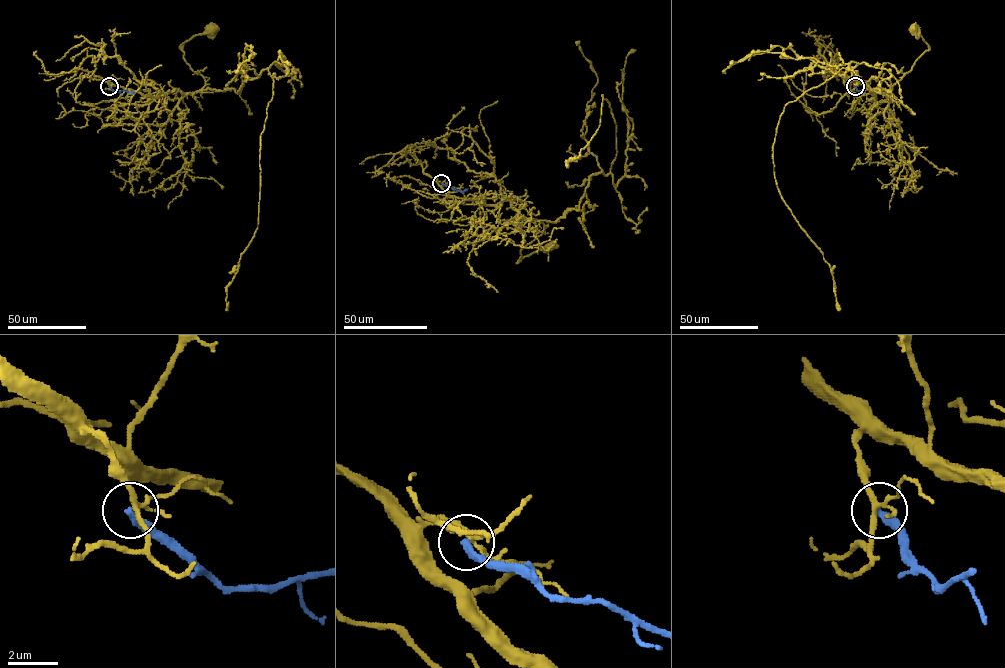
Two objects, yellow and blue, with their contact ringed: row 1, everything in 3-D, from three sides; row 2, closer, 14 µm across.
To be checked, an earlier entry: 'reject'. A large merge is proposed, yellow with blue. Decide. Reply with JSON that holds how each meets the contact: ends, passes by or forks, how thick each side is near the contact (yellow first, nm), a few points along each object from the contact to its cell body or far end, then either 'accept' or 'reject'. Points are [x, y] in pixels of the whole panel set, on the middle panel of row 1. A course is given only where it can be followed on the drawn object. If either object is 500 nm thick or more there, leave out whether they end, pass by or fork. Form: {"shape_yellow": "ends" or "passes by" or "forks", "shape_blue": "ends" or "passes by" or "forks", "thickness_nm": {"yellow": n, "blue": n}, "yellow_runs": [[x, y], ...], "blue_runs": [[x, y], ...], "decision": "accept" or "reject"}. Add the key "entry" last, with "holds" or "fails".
{"shape_yellow": "forks", "shape_blue": "ends", "thickness_nm": {"yellow": 180, "blue": 320}, "yellow_runs": [[441, 183], [450, 195], [481, 204], [508, 200], [522, 216], [544, 225], [522, 248], [519, 261], [550, 245]], "blue_runs": [[441, 183], [461, 192], [468, 188]], "decision": "reject", "entry": "holds"}

